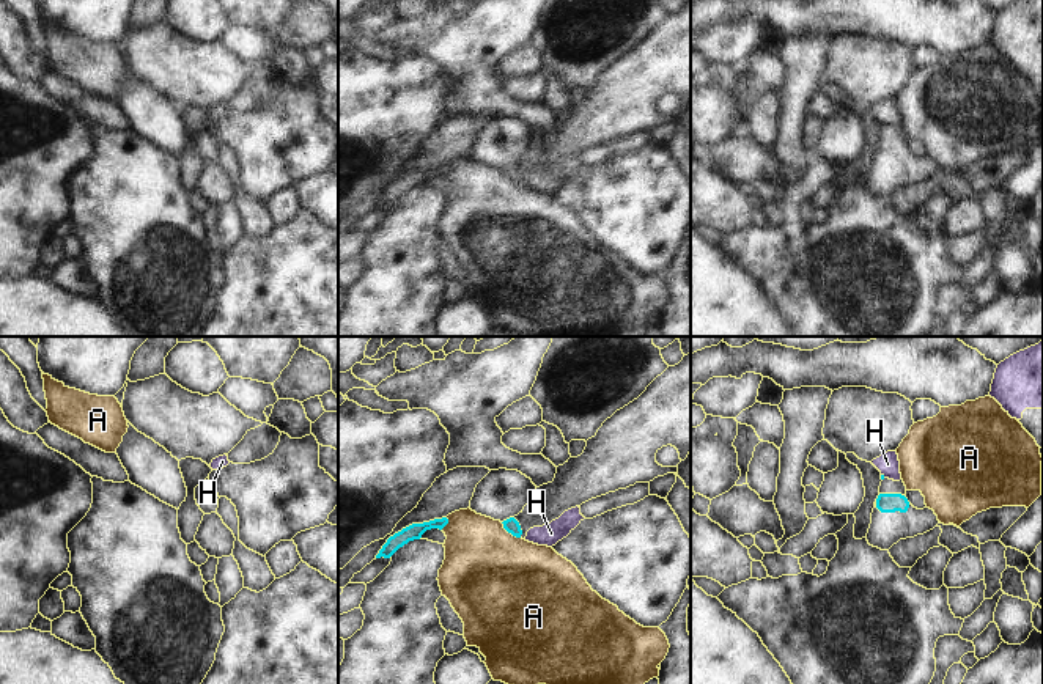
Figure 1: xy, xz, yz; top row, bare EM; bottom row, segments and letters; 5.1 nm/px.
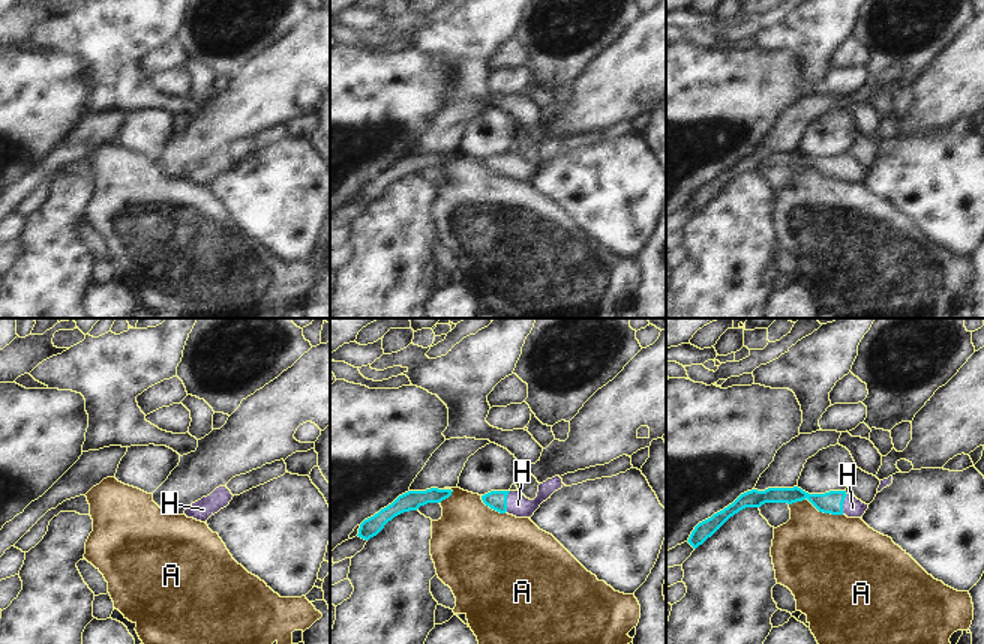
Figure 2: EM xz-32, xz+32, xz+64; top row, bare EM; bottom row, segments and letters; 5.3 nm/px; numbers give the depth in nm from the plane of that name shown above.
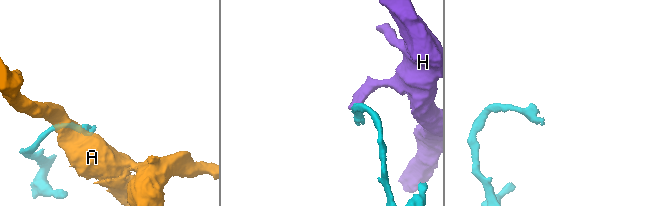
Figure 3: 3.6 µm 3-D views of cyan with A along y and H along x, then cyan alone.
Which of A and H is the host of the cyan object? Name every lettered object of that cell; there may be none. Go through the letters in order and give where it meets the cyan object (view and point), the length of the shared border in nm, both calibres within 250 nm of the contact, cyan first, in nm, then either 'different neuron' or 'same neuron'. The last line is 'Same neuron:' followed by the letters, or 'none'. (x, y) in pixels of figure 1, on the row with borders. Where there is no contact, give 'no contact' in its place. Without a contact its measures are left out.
A: contact xz (510, 532); length 130 nm; calibres 80 and 480 nm; different neuron
H: contact yz (883, 475); length 30 nm; calibres 20 and 110 nm; same neuron
Same neuron: H

